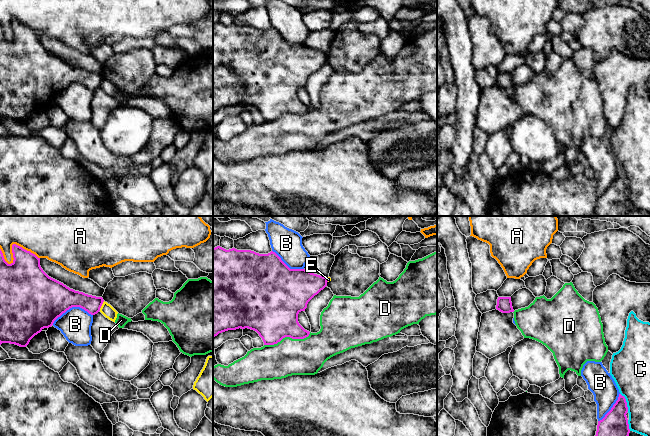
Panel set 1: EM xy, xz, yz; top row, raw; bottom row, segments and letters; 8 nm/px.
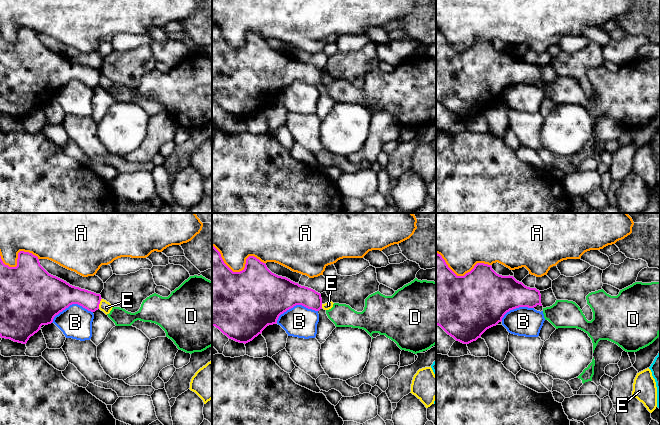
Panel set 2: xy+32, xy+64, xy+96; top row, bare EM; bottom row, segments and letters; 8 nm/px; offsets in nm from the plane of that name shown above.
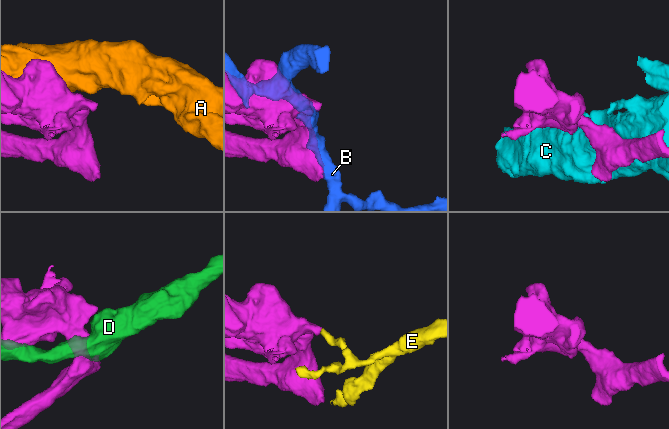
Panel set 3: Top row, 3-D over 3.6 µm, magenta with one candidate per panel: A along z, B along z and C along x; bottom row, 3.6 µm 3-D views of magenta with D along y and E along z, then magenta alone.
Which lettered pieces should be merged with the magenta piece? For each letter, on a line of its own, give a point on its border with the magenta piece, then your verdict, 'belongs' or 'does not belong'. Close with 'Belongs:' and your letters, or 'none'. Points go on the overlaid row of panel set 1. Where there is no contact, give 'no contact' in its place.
A: xy (12, 249) | does not belong
B: xy (71, 307) | does not belong
C: yz (626, 402) | does not belong
D: xz (287, 336) | does not belong
E: xy (101, 305) | does not belong
Belongs: none

